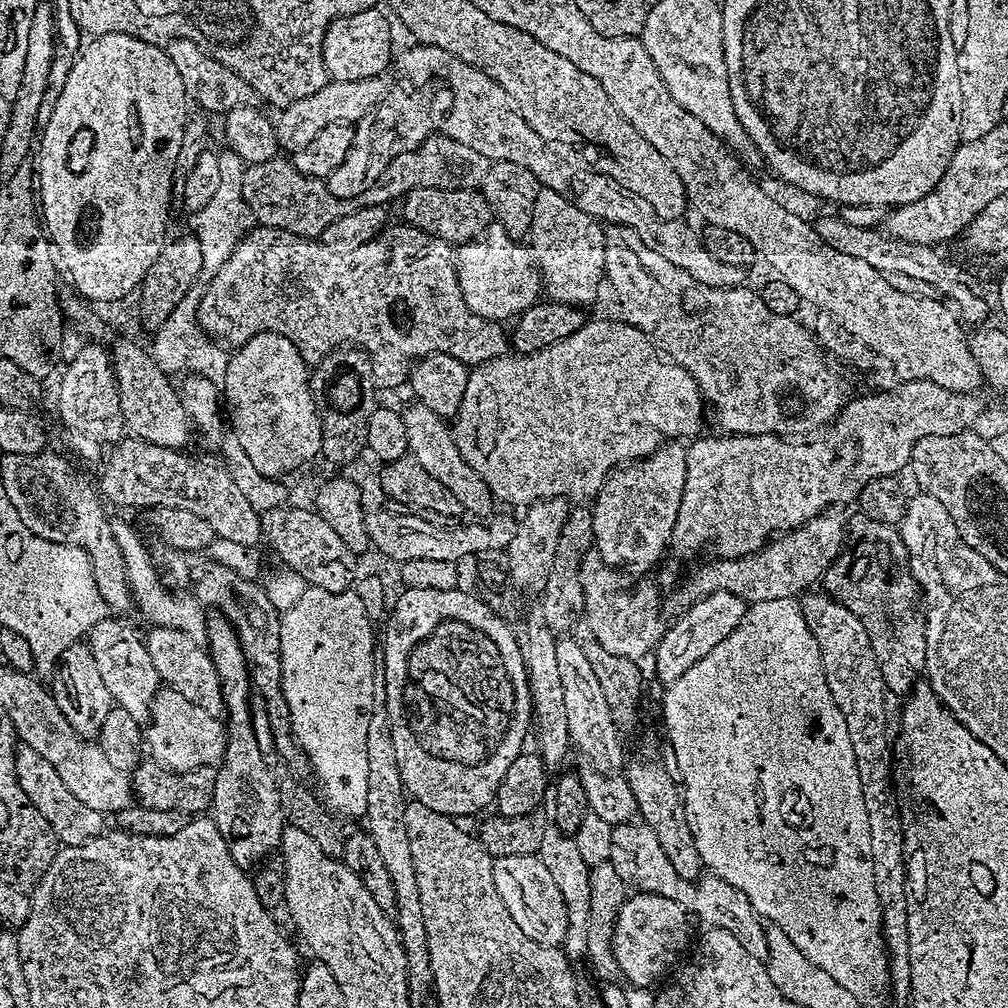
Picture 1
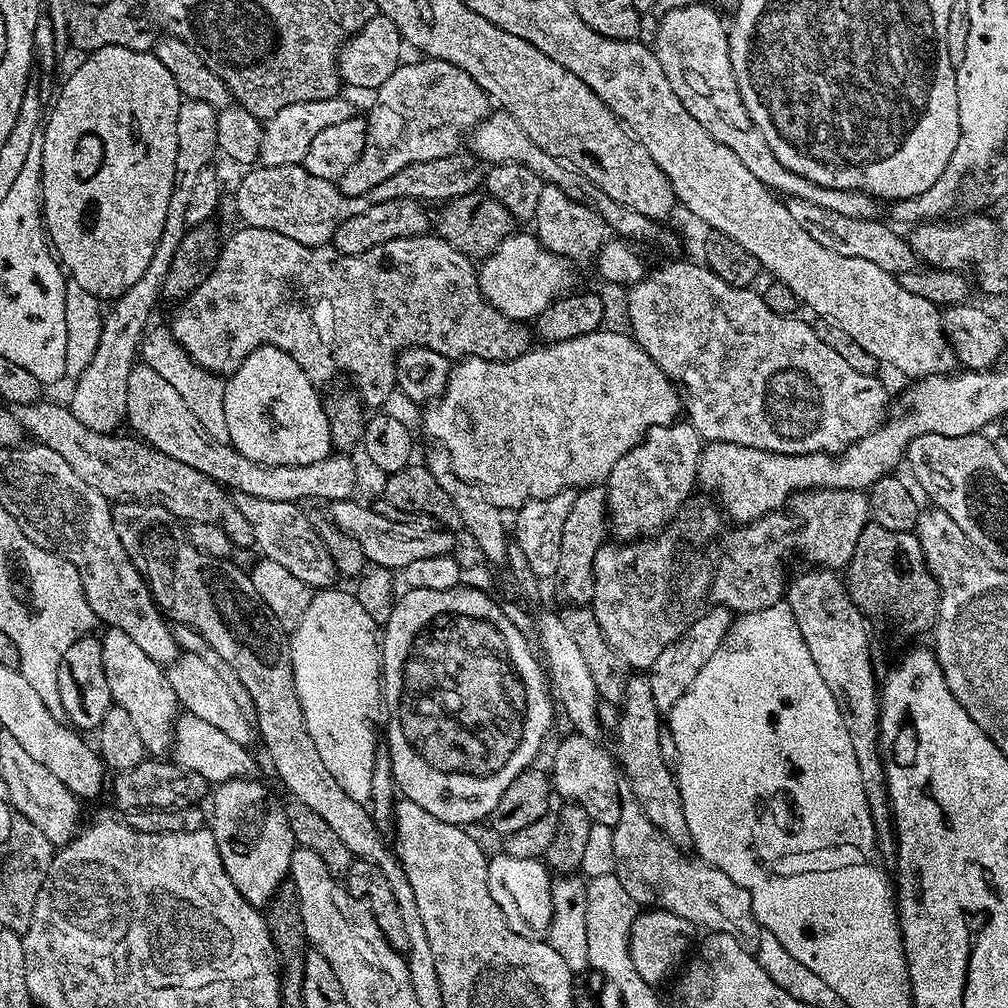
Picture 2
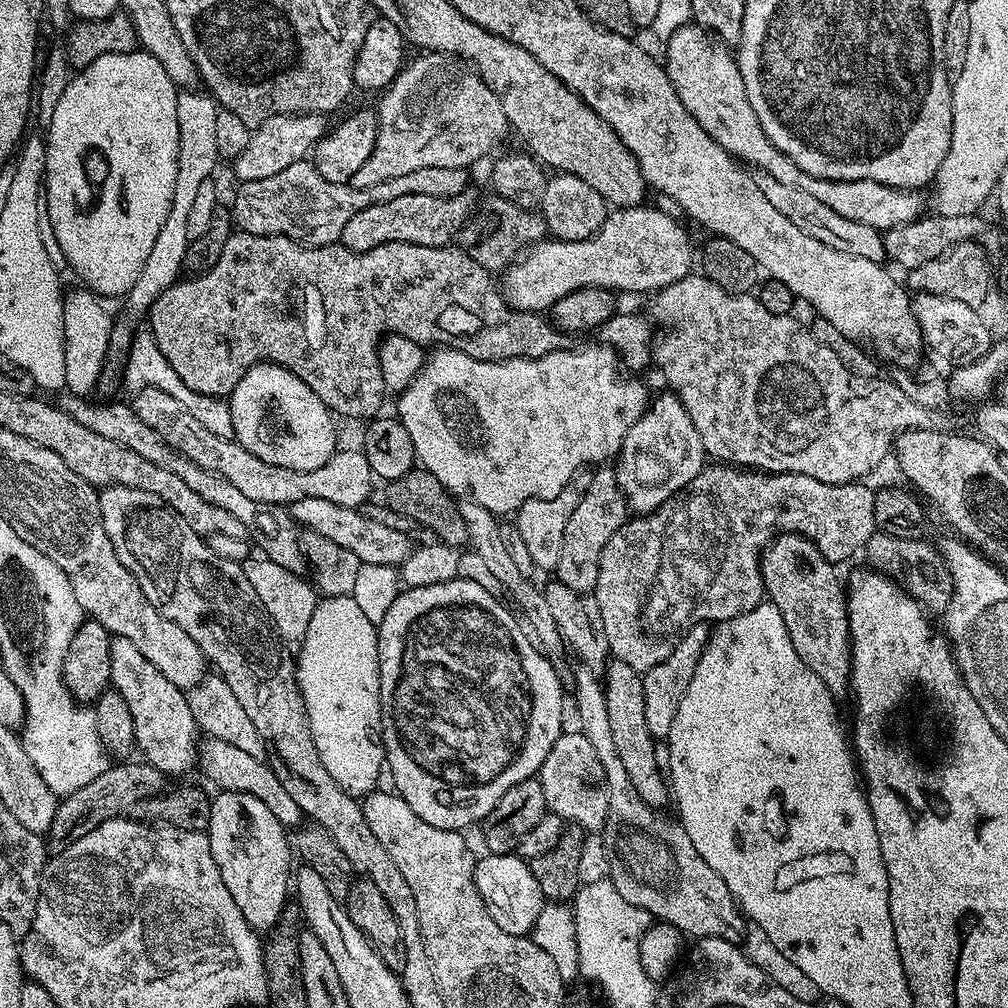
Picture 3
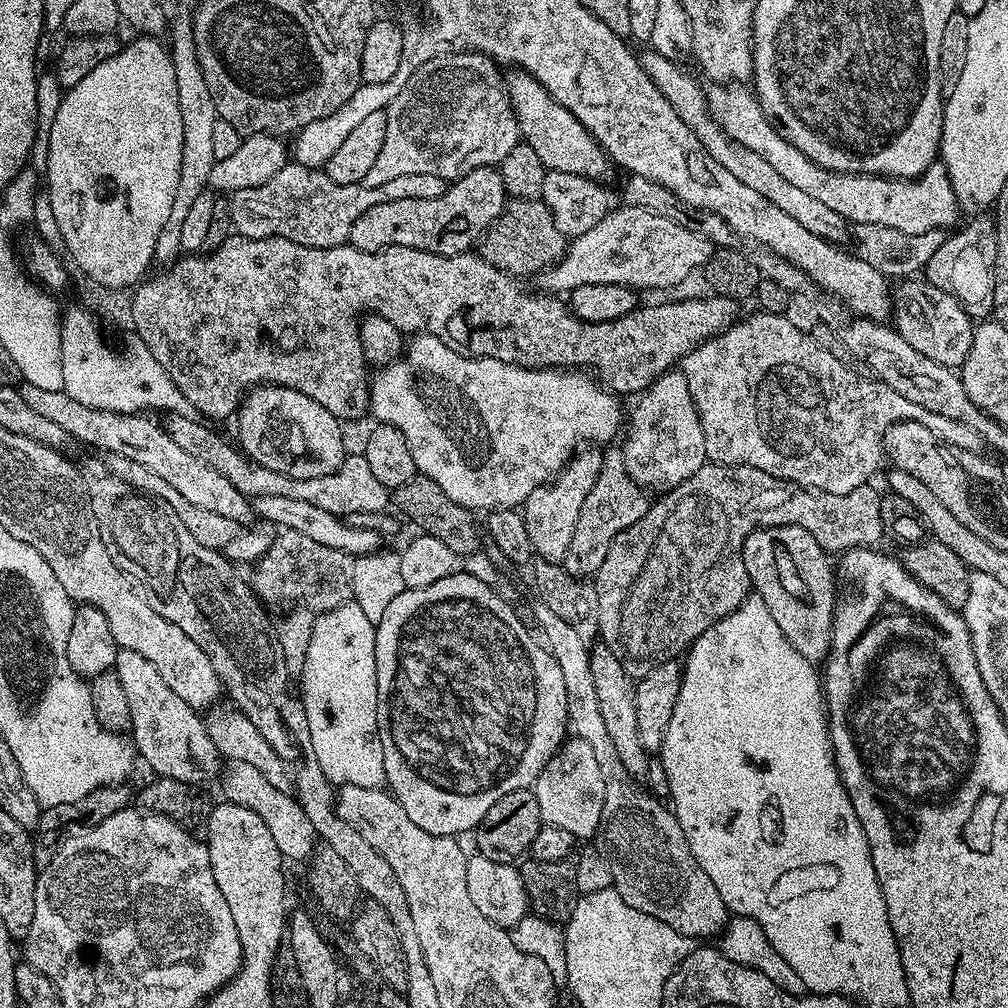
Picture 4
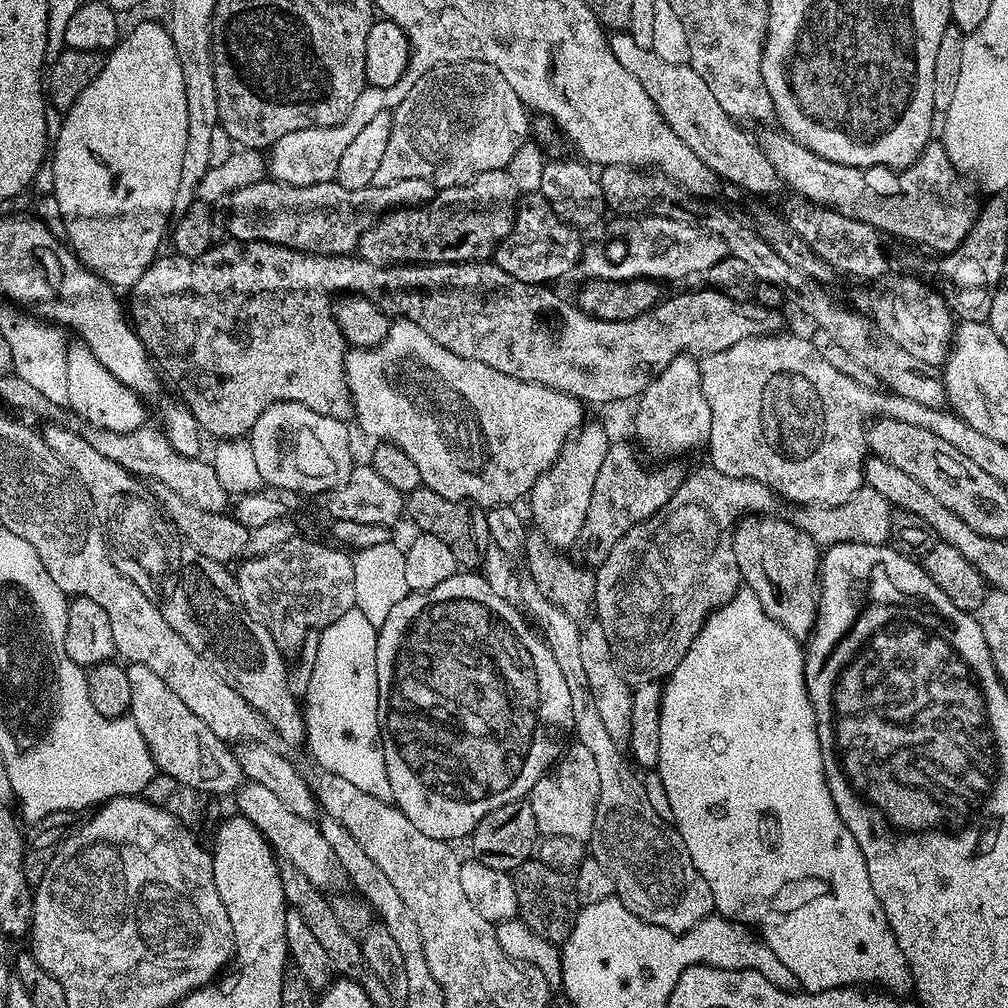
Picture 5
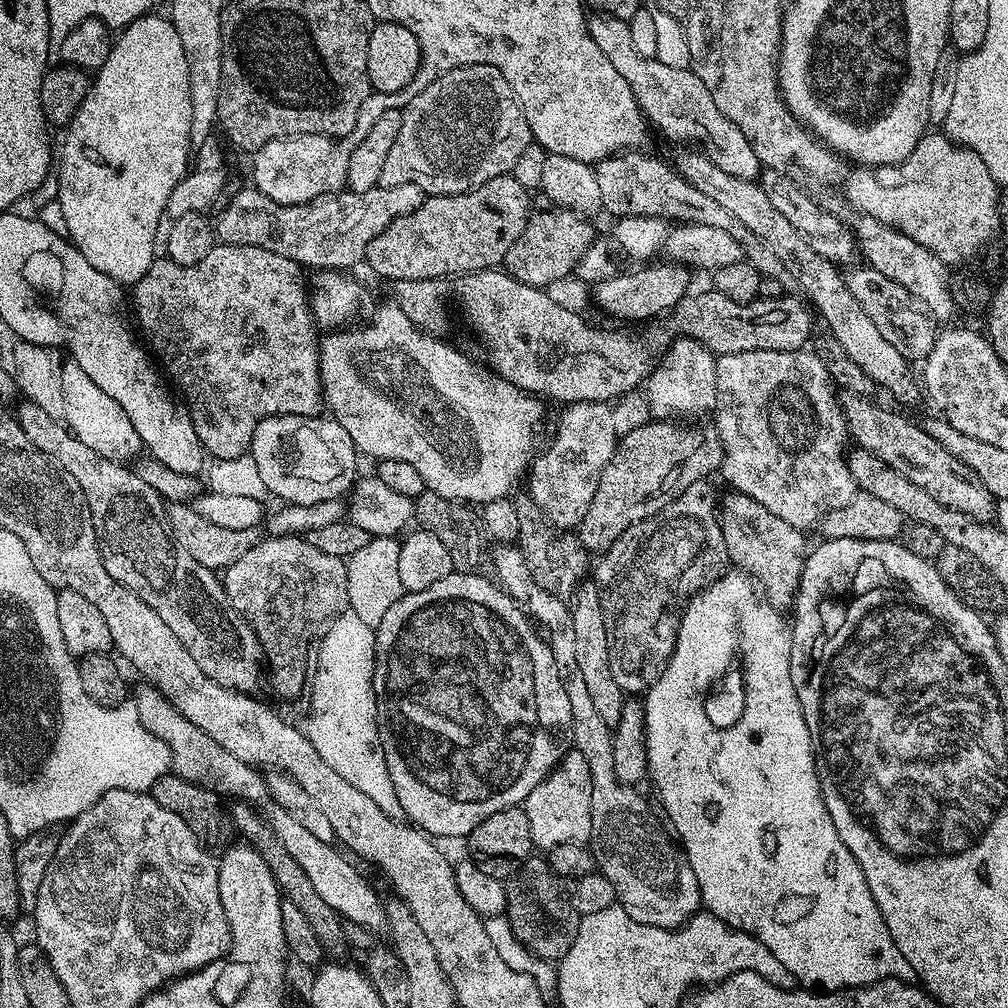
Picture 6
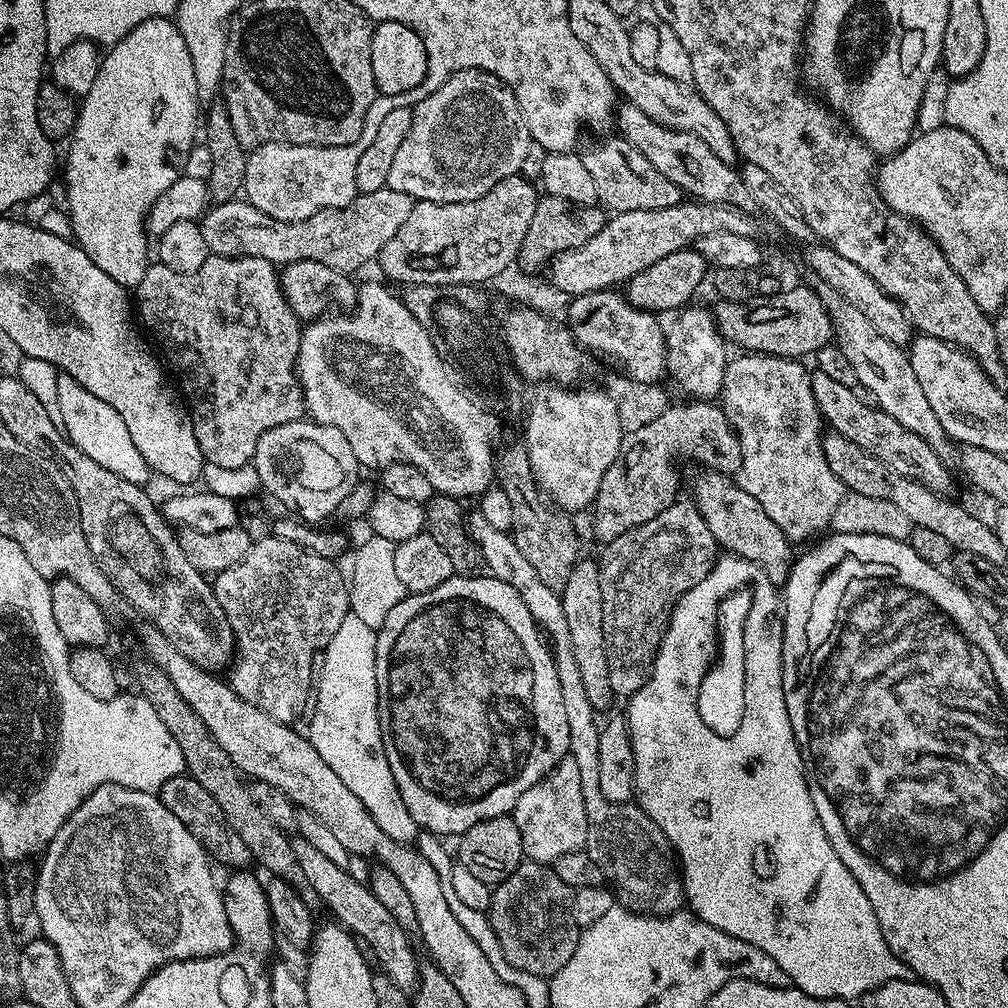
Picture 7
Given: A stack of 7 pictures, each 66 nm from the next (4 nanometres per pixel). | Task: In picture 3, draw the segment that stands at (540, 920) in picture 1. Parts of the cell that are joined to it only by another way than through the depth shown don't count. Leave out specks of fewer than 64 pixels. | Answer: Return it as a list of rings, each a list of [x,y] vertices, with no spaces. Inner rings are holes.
[[[484,854],[484,857],[476,860],[476,885],[490,918],[494,918],[494,922],[498,922],[498,926],[502,926],[506,934],[527,937],[532,932],[546,901],[529,861],[519,854]]]

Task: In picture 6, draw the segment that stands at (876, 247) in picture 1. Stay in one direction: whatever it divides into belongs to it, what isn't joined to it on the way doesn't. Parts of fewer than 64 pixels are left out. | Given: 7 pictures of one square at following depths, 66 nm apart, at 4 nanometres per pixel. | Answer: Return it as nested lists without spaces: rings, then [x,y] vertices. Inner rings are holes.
[[[592,14],[587,21],[590,38],[598,45],[598,50],[606,54],[614,70],[626,78],[644,119],[655,131],[657,128],[662,135],[681,140],[684,146],[695,146],[710,158],[710,162],[714,162],[714,166],[726,170],[726,174],[734,174],[734,178],[756,180],[761,175],[762,165],[758,154],[754,154],[754,146],[750,146],[750,142],[746,142],[746,134],[742,134],[742,130],[738,130],[738,126],[718,110],[710,90],[706,90],[702,78],[698,78],[691,67],[666,66],[666,62],[661,60],[642,58],[642,54],[634,50],[627,20]]]

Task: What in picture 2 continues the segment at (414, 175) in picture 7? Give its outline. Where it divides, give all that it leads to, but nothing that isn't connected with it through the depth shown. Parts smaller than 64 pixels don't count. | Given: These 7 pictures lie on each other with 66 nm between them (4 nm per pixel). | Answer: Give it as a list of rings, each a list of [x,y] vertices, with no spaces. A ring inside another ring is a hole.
[[[416,58],[413,64],[401,63],[399,68],[382,82],[380,88],[375,89],[376,101],[372,109],[366,112],[368,122],[368,141],[362,150],[362,158],[342,174],[338,187],[342,194],[347,196],[367,196],[386,178],[390,178],[398,170],[414,168],[418,164],[429,164],[432,160],[452,156],[461,151],[463,142],[476,125],[481,124],[490,114],[490,101],[478,86],[478,82],[466,70],[454,66],[445,60],[431,58]],[[380,132],[392,132],[392,140],[387,140]]]

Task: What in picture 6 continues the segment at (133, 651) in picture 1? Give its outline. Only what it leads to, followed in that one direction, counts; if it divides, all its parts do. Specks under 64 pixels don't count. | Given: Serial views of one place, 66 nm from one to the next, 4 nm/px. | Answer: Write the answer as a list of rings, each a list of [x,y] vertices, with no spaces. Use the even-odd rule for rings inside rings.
[[[144,682],[141,688],[134,692],[134,703],[138,710],[138,718],[142,718],[142,726],[150,730],[166,746],[172,755],[171,771],[175,775],[186,778],[195,784],[201,784],[204,788],[210,788],[217,794],[223,794],[225,797],[236,796],[237,801],[258,803],[258,800],[267,801],[269,799],[268,781],[253,765],[242,762],[230,754],[230,750],[222,750],[214,738],[210,738],[194,722],[190,722],[179,710],[173,706],[160,693],[159,688]]]

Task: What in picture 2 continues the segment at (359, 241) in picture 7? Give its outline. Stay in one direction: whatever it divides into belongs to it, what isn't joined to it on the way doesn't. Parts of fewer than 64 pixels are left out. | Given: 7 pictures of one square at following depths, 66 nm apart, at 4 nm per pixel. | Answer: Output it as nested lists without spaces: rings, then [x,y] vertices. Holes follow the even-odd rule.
[[[464,150],[446,158],[432,160],[429,164],[398,170],[390,178],[386,178],[386,182],[374,186],[372,193],[367,196],[342,194],[333,181],[314,178],[303,164],[273,168],[260,166],[245,172],[248,173],[241,178],[240,185],[236,188],[236,208],[244,219],[241,221],[249,228],[286,234],[286,238],[294,238],[294,242],[302,242],[311,248],[327,245],[334,230],[338,230],[338,226],[342,226],[346,218],[370,210],[372,203],[397,200],[400,196],[410,196],[421,202],[447,202],[455,196],[468,196],[482,184],[481,161]]]

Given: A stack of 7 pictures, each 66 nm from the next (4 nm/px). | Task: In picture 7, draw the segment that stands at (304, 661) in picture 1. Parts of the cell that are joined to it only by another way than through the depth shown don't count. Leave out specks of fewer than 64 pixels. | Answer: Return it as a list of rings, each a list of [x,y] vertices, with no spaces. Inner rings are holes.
[[[351,614],[342,626],[338,626],[338,630],[334,630],[334,638],[330,638],[322,653],[322,667],[314,684],[312,721],[308,724],[306,735],[314,750],[322,754],[322,762],[326,762],[326,766],[342,778],[347,789],[358,798],[358,802],[362,802],[381,830],[391,840],[412,842],[418,829],[414,818],[410,818],[410,810],[406,810],[406,802],[402,802],[394,774],[390,774],[390,762],[382,742],[378,714],[376,633],[377,629],[366,626],[362,618]]]

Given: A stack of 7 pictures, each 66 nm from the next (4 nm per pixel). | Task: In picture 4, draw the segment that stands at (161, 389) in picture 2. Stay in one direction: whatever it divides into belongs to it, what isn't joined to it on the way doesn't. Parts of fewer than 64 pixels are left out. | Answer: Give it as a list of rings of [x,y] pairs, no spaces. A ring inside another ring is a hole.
[[[169,412],[163,417],[162,425],[170,438],[182,446],[183,450],[200,458],[206,465],[218,470],[219,474],[228,478],[247,498],[269,496],[270,498],[299,498],[301,502],[311,502],[313,506],[319,506],[322,510],[330,510],[330,514],[341,518],[352,518],[356,514],[370,514],[371,512],[383,512],[389,507],[389,489],[374,478],[370,466],[363,454],[345,455],[344,465],[334,474],[326,474],[322,478],[294,478],[276,470],[266,470],[266,466],[256,464],[244,455],[239,447],[227,444],[216,432],[207,428],[207,423],[199,419],[191,420],[188,414]]]

